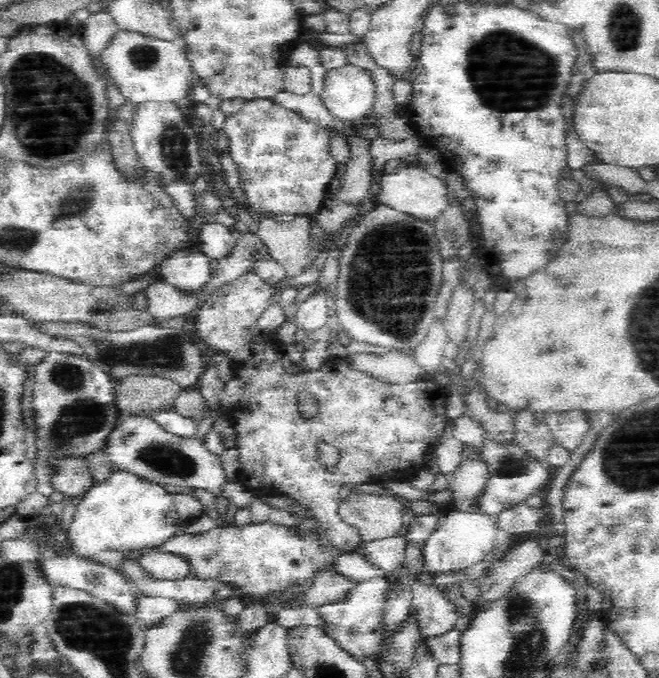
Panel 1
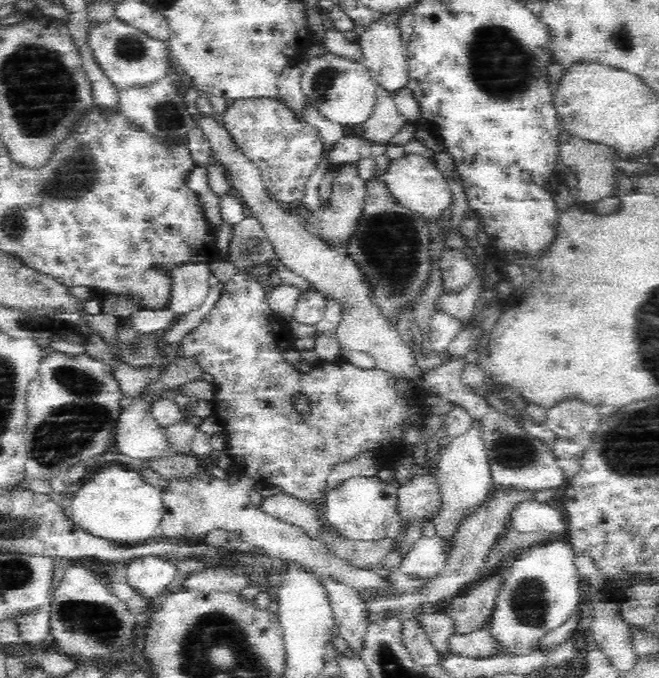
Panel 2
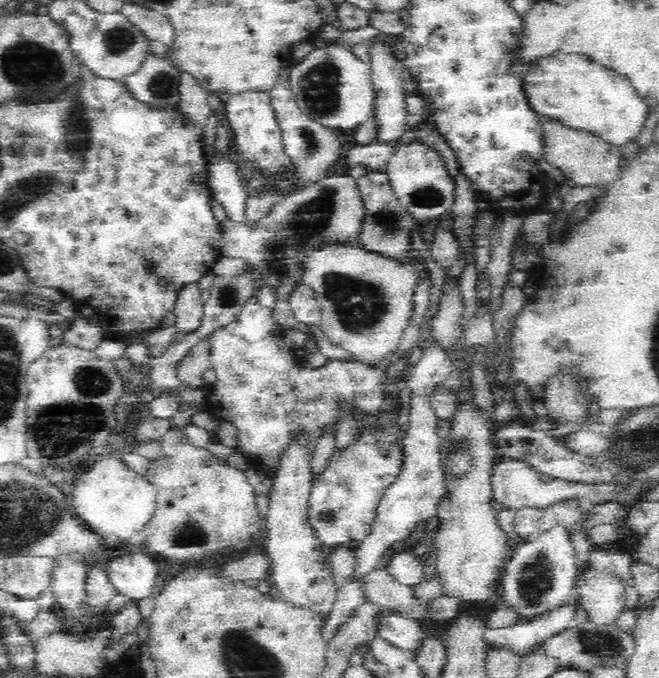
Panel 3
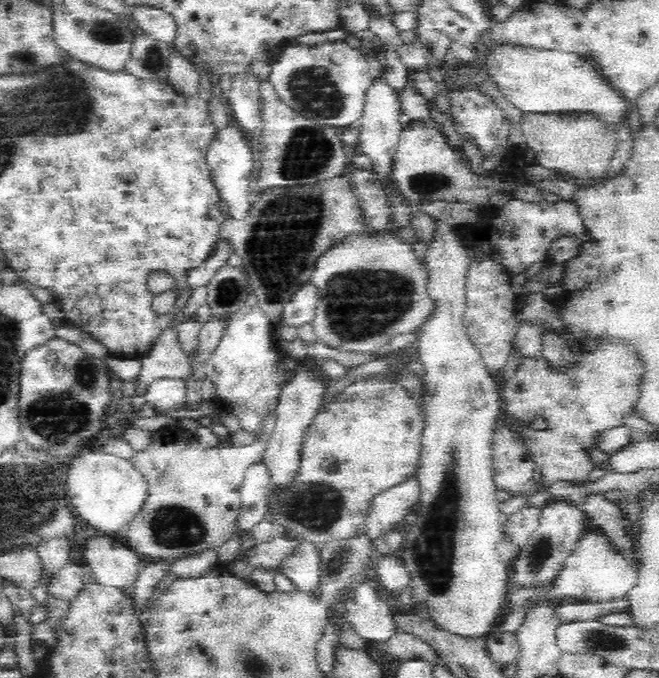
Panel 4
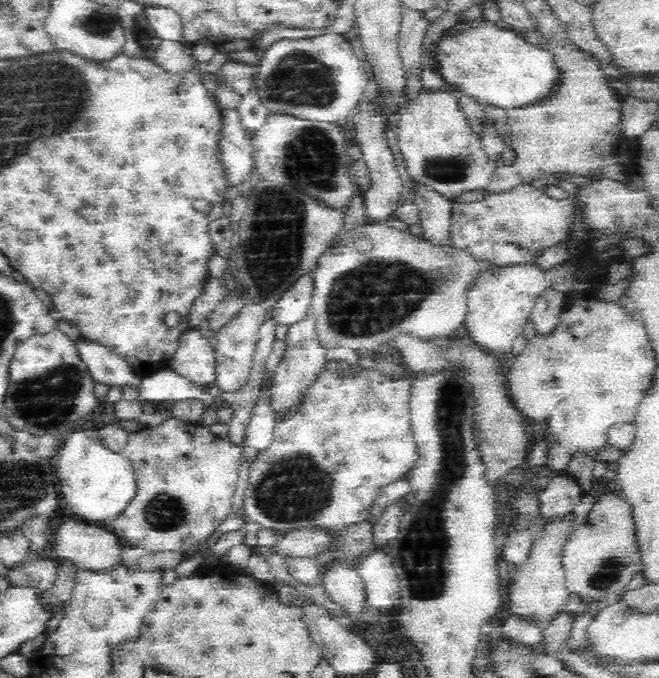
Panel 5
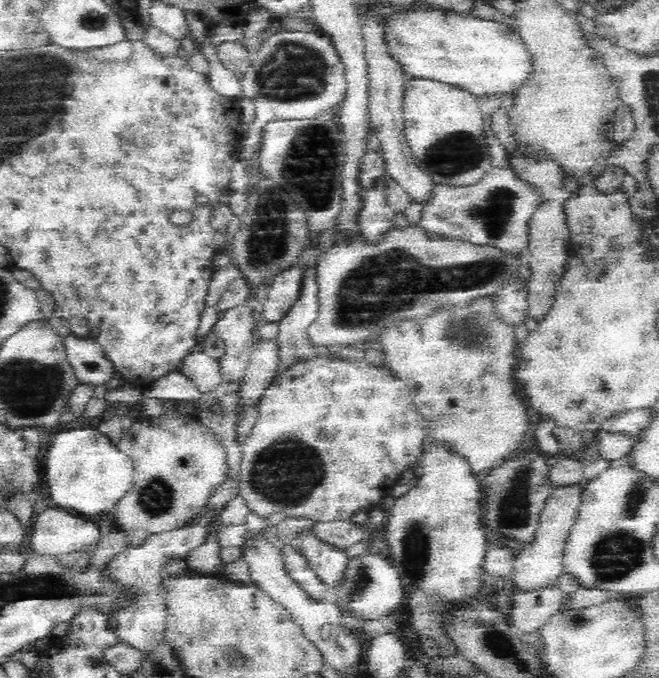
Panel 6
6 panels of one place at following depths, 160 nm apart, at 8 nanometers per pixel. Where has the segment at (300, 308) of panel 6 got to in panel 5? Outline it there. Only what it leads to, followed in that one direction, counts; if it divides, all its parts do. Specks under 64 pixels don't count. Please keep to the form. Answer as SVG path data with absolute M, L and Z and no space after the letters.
M308 310L308 314L298 322L288 327L285 338L286 350L281 357L280 363L273 373L273 387L271 388L271 404L277 415L283 415L288 409L298 406L301 392L317 377L317 374L327 366L325 351L319 341L316 331L316 317Z

